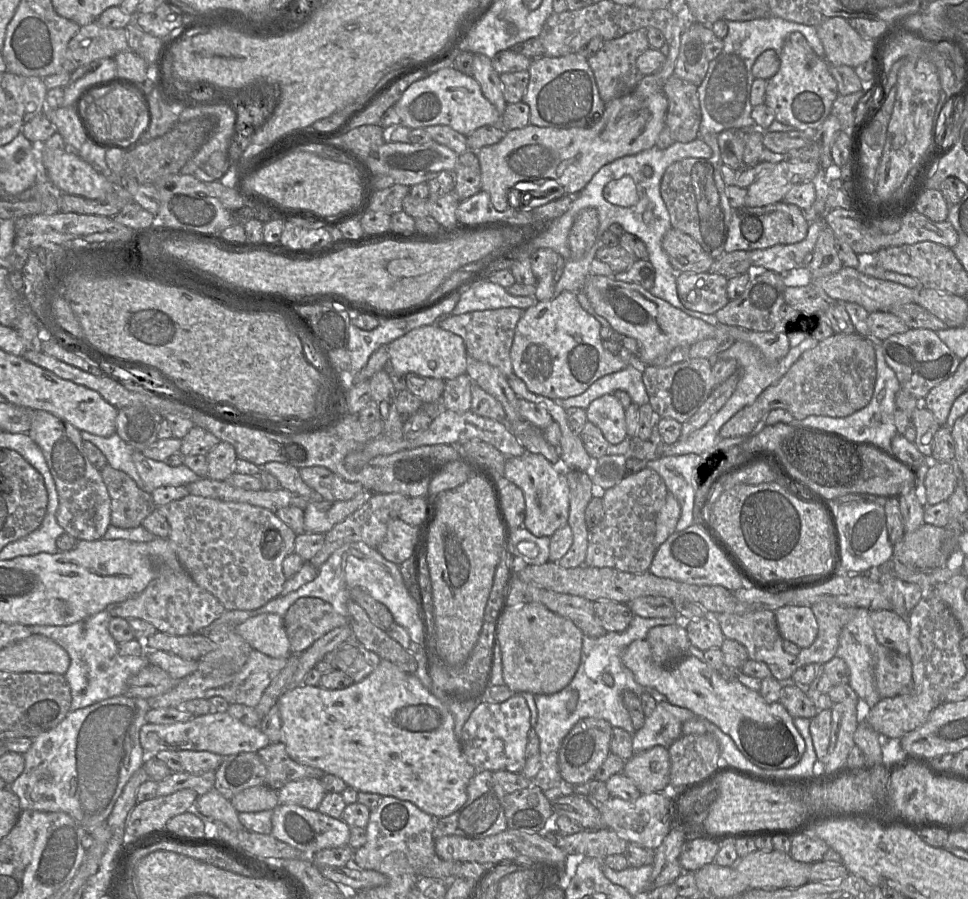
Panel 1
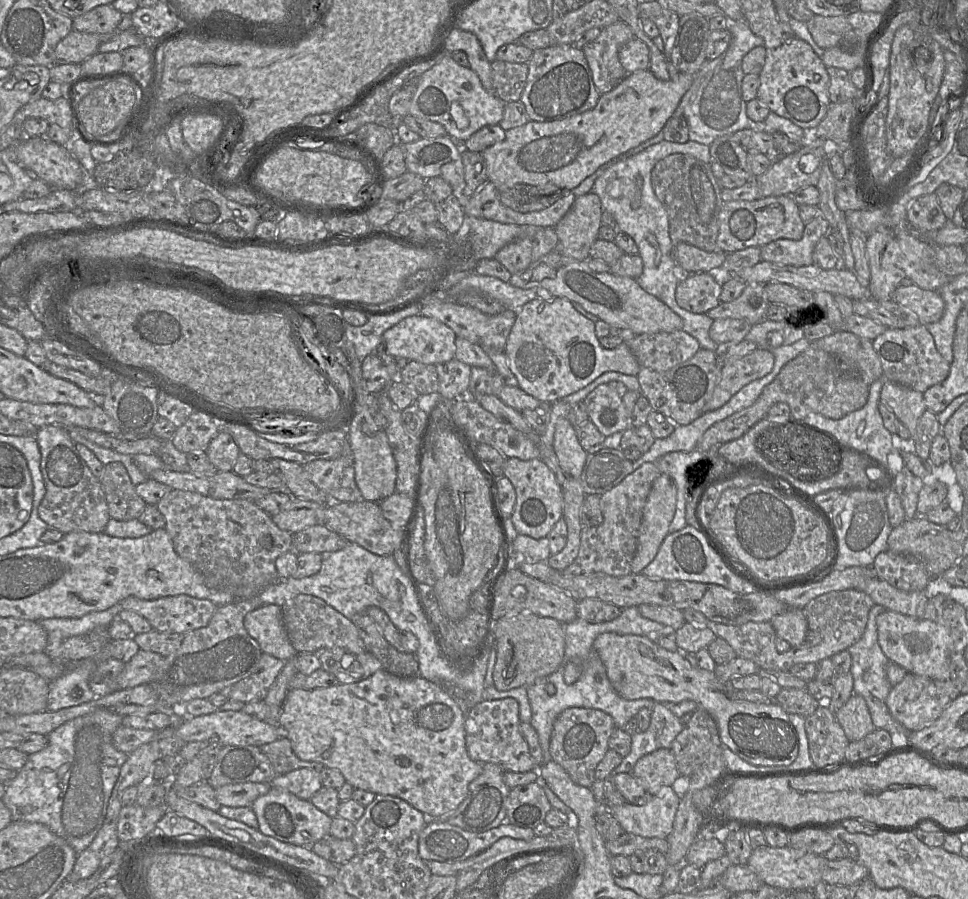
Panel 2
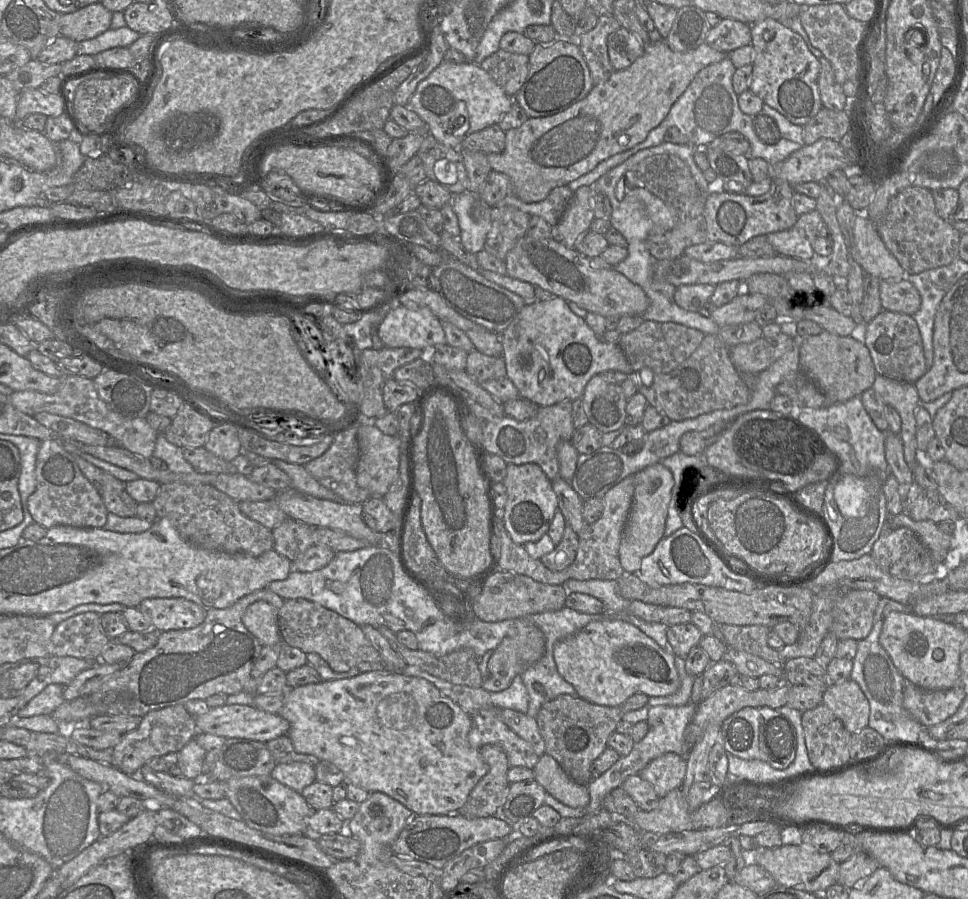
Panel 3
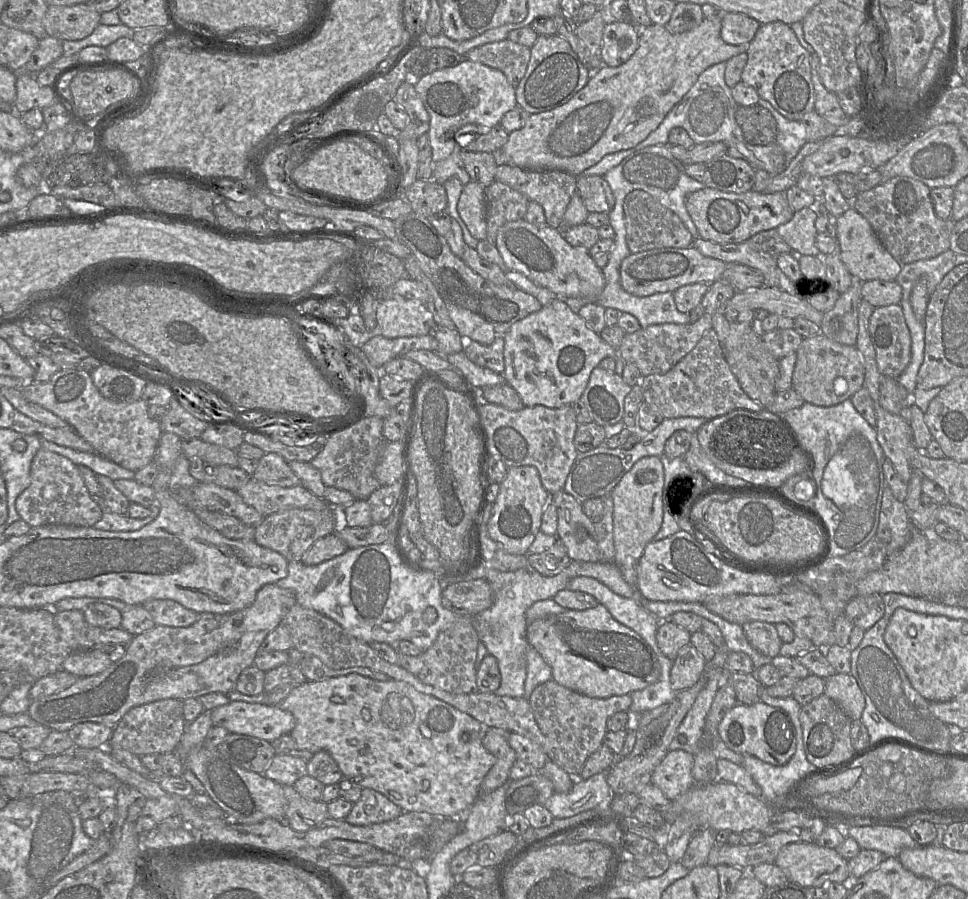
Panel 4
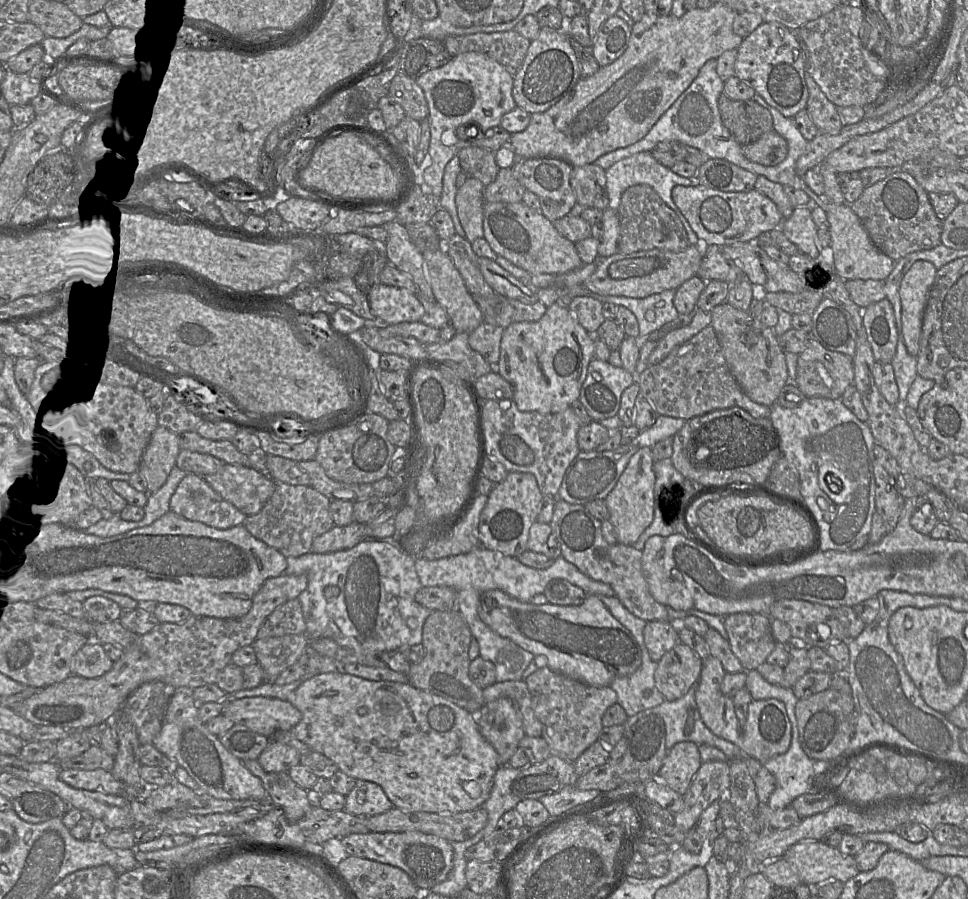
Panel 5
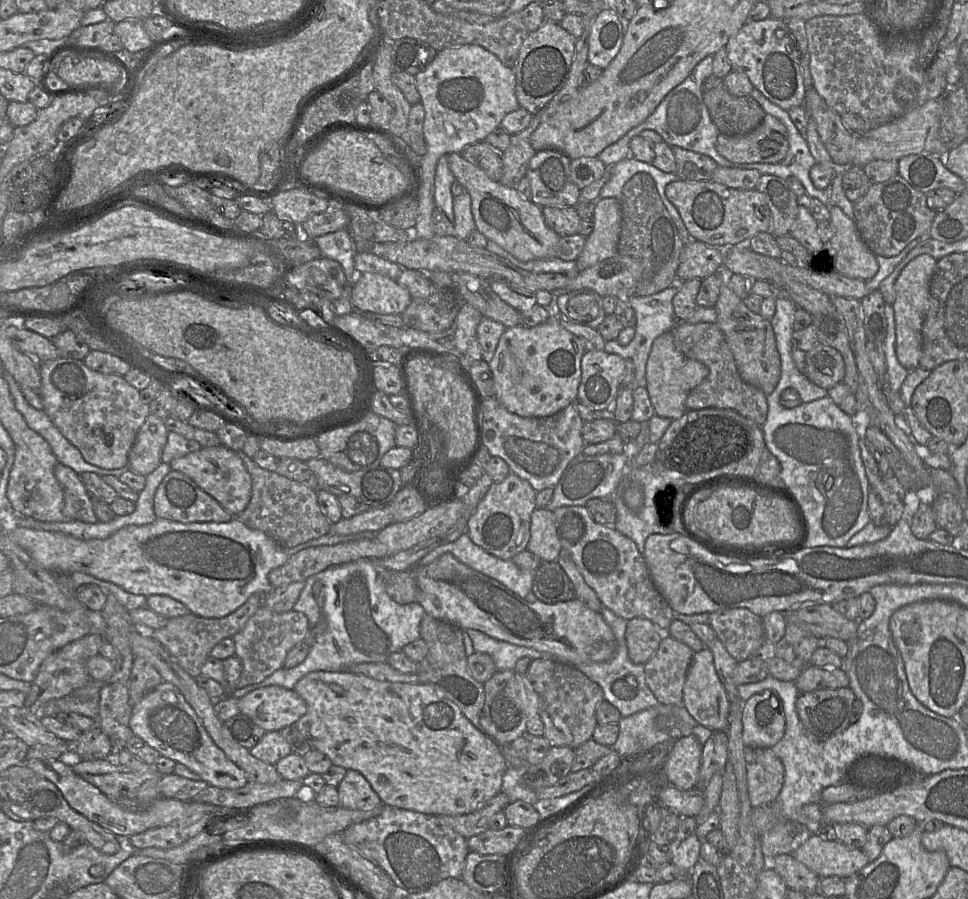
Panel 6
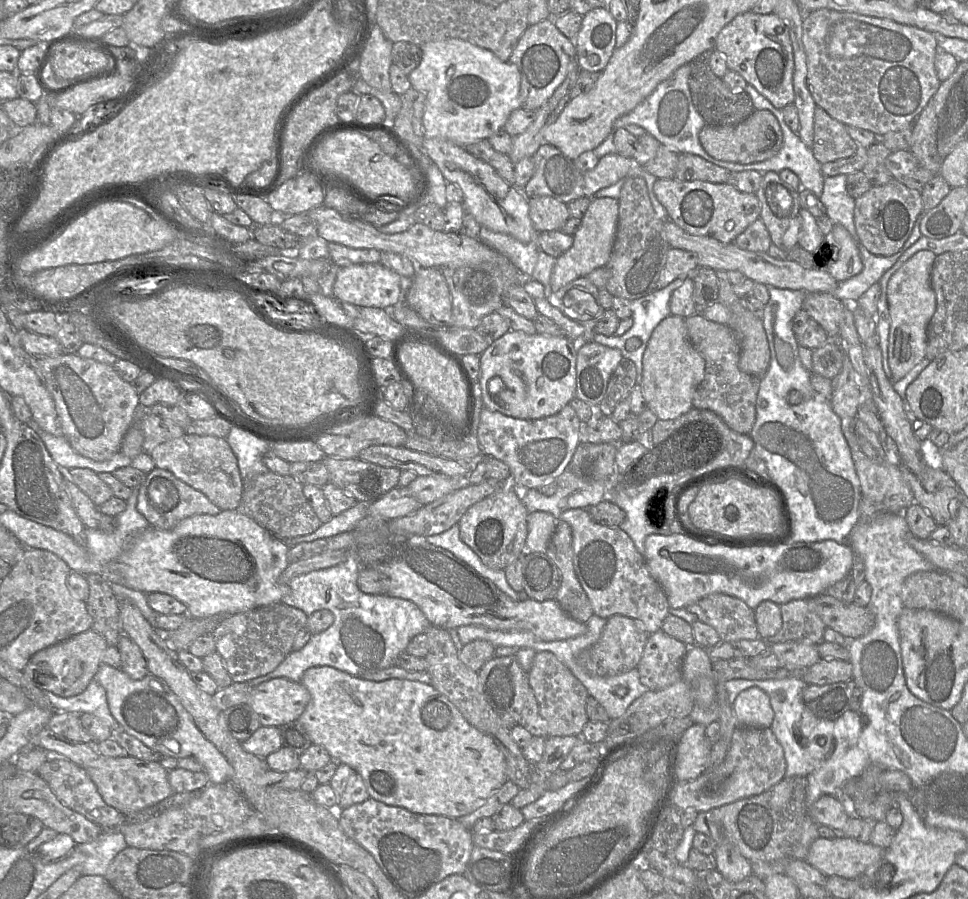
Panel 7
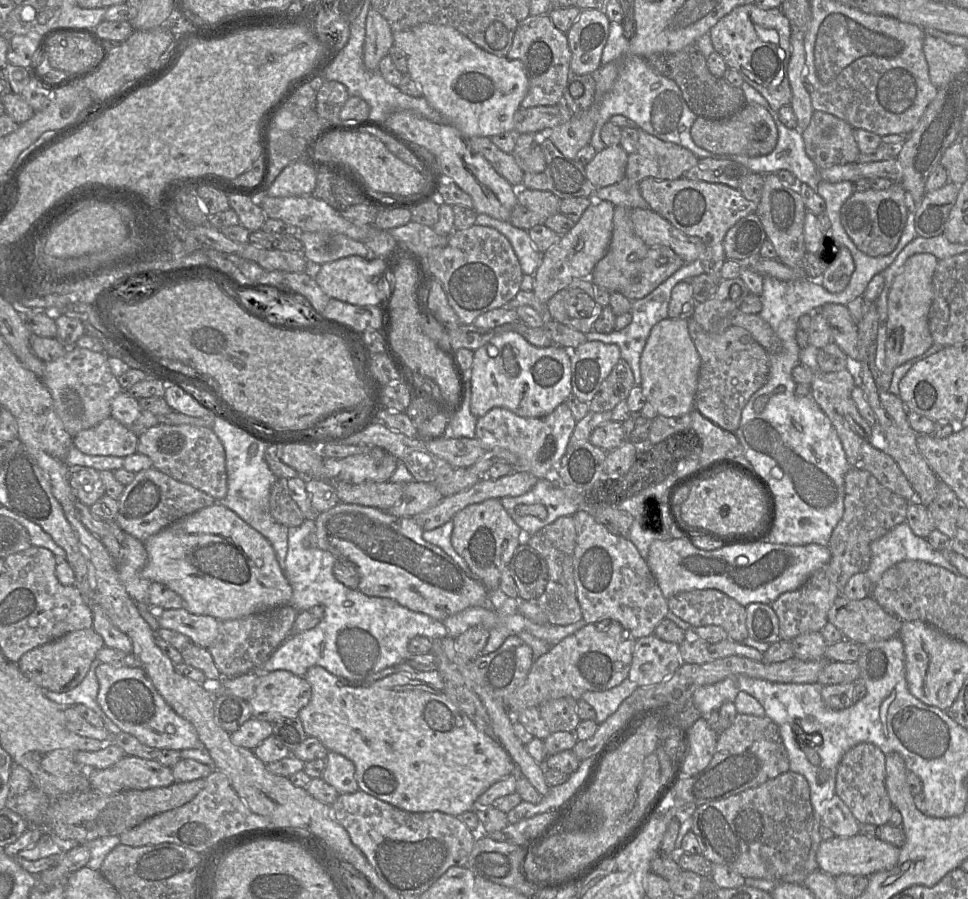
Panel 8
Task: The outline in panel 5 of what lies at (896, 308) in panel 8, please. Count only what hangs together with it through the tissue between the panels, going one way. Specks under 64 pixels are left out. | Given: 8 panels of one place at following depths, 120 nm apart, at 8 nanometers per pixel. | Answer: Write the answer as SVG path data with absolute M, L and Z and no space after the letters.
M916 261L900 285L902 334L909 354L918 356L924 311L937 269L929 261Z

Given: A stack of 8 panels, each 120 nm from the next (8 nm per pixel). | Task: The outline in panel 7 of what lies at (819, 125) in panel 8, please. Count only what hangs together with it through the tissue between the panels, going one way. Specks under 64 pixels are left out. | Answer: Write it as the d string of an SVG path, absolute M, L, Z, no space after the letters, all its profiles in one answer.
M816 106L811 150L817 161L824 164L849 158L863 149L851 138L846 125L832 118L821 107Z

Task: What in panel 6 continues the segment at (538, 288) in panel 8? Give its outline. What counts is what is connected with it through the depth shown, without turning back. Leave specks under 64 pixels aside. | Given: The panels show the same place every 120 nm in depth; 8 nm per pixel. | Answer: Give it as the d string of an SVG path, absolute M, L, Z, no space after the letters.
M617 198L598 199L595 202L592 221L593 231L586 237L584 248L575 261L578 271L583 271L617 254L618 242L622 228L622 214L619 200Z

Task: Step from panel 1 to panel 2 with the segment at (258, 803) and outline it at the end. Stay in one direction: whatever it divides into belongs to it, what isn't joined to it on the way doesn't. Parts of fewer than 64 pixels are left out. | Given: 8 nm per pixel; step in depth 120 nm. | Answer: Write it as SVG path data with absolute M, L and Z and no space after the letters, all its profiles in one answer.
M245 782L229 784L215 789L215 796L221 806L251 807L252 803L269 792L271 783Z

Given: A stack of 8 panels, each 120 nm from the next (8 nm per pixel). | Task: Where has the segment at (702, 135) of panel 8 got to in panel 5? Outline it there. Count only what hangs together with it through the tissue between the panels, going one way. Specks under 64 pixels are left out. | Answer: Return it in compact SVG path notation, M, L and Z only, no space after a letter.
M773 129L757 141L742 145L742 152L752 162L764 166L775 166L786 158L788 143Z

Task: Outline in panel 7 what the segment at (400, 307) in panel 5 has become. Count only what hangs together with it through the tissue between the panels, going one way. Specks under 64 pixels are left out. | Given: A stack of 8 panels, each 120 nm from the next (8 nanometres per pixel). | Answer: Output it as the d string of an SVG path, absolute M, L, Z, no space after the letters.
M381 263L356 264L340 267L333 285L333 297L357 307L389 310L403 302L404 280Z

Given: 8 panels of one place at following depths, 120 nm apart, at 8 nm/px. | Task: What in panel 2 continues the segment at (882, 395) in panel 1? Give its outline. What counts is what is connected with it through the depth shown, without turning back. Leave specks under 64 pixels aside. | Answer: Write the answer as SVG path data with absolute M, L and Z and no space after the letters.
M881 377L870 384L867 403L862 408L847 414L841 419L831 419L821 414L810 413L802 421L831 433L846 448L871 455L887 463L887 456L893 448L892 433L884 426L882 416L879 412L881 390L885 381L886 378Z

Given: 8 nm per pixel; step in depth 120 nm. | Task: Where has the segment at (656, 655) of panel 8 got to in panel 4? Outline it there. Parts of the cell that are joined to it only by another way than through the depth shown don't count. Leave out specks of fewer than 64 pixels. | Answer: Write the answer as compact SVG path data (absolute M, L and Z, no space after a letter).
M682 647L673 660L670 671L670 685L676 692L694 686L707 670L707 662L695 647Z

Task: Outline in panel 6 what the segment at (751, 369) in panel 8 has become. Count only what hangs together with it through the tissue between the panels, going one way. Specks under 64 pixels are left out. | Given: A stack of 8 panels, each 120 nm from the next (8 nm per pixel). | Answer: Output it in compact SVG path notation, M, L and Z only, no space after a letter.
M678 321L672 329L676 348L687 358L708 367L707 377L693 388L685 401L686 411L703 408L732 409L762 426L767 417L766 395L759 388L746 383L739 375L734 357L724 334L716 323L691 324Z

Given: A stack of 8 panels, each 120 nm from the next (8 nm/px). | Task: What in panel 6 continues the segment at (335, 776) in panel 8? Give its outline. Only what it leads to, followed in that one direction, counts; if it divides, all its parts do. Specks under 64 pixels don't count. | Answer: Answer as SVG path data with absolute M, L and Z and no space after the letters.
M346 770L346 774L336 787L340 805L352 810L371 810L382 807L383 803L369 782L355 770Z

